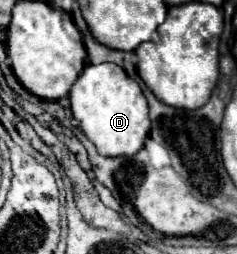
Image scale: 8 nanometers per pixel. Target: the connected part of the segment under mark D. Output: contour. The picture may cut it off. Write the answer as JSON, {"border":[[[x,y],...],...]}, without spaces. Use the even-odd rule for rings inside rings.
{"border":[[[114,63],[86,65],[76,79],[72,91],[68,94],[70,109],[78,128],[96,145],[98,153],[104,153],[106,157],[128,157],[142,149],[144,139],[150,131],[150,117],[146,97],[136,95],[142,95],[140,85]]]}

